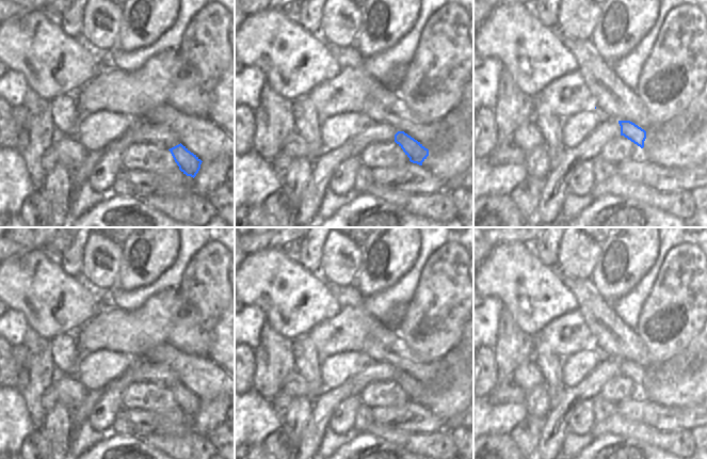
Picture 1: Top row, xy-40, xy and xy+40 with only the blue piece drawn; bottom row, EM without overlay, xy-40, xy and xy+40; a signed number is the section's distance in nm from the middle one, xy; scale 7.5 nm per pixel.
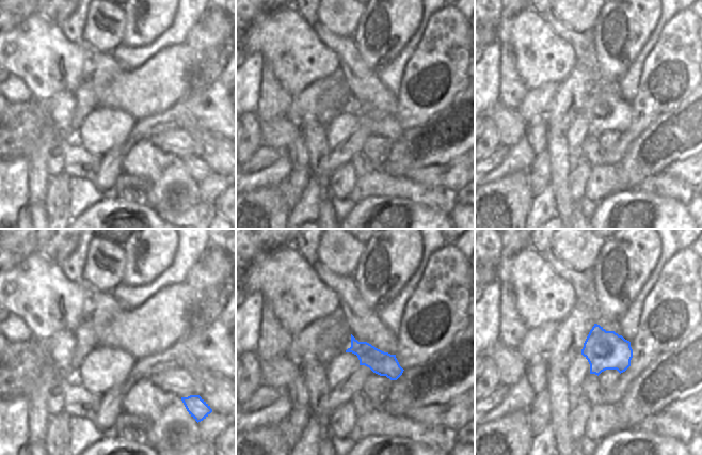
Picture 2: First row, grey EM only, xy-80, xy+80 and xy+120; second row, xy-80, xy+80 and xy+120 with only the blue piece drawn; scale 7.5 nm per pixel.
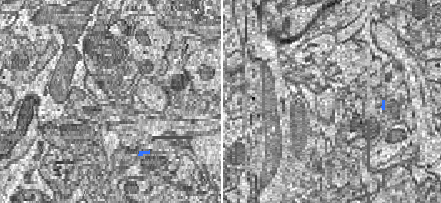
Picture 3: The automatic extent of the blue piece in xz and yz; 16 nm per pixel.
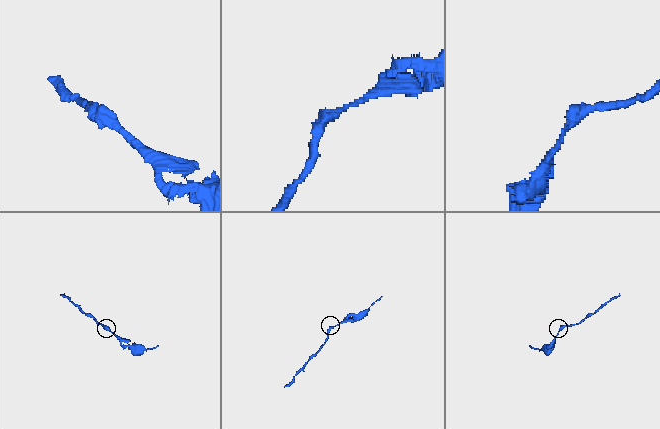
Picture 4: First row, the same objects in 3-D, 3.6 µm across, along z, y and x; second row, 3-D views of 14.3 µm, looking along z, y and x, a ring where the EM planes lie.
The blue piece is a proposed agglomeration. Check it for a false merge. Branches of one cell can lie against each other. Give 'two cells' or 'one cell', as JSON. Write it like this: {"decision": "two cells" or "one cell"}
{"decision": "one cell"}

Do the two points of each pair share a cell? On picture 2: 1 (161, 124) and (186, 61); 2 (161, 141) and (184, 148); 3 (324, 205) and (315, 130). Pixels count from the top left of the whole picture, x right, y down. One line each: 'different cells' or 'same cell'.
1: different cells
2: same cell
3: same cell

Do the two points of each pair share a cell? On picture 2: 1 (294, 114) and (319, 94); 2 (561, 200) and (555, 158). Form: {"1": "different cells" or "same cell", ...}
{"1": "same cell", "2": "same cell"}

